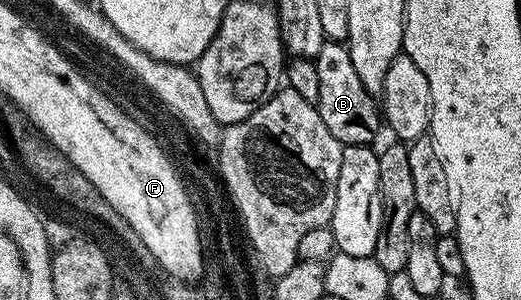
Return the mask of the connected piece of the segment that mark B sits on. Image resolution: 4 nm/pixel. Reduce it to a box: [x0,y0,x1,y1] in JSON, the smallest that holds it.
[313,41,381,146]

